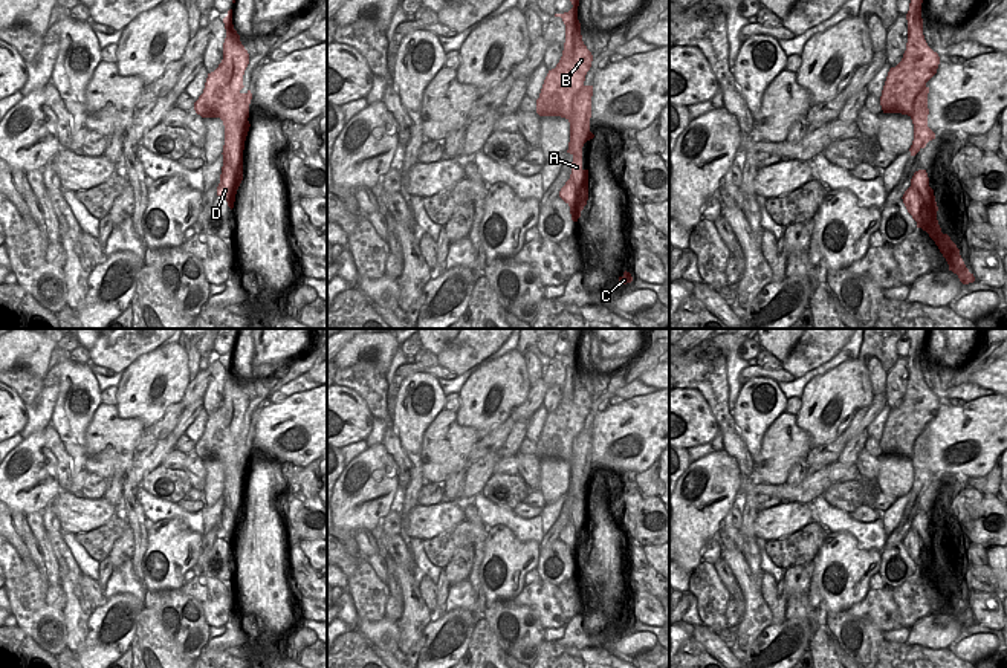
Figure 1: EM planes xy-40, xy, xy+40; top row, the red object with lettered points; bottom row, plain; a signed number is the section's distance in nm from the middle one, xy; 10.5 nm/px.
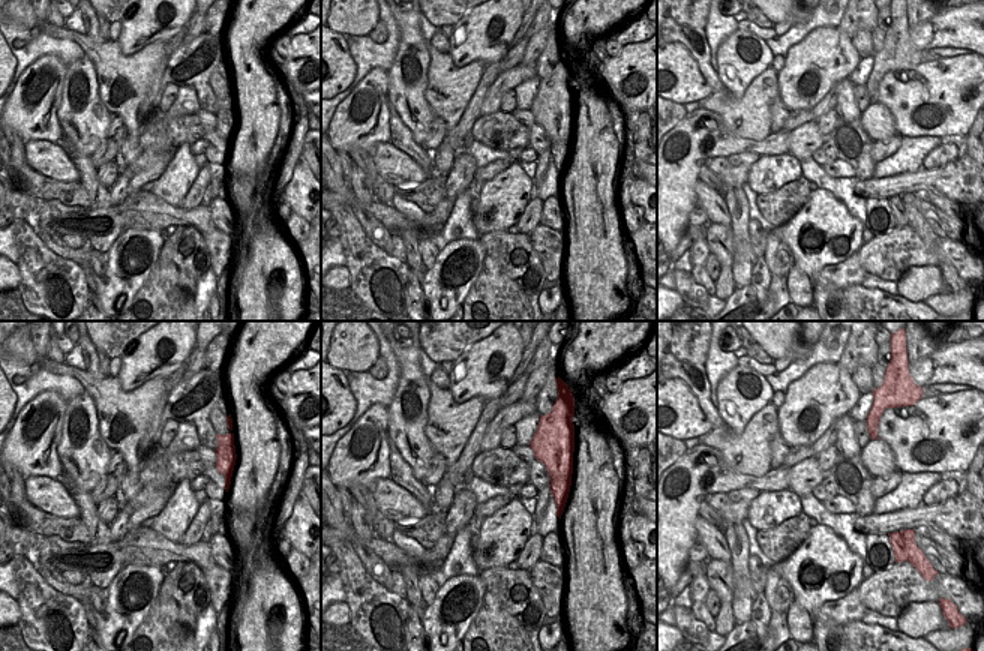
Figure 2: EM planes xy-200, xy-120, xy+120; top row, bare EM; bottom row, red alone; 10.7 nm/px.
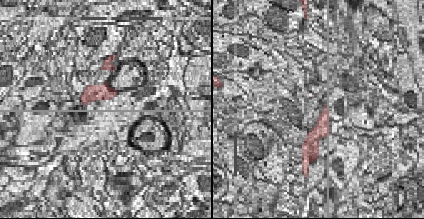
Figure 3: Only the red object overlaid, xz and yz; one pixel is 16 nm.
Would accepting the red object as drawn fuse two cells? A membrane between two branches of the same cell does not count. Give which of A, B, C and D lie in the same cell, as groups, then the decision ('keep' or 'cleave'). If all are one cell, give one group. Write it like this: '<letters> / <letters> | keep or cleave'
A B C / D | cleave

